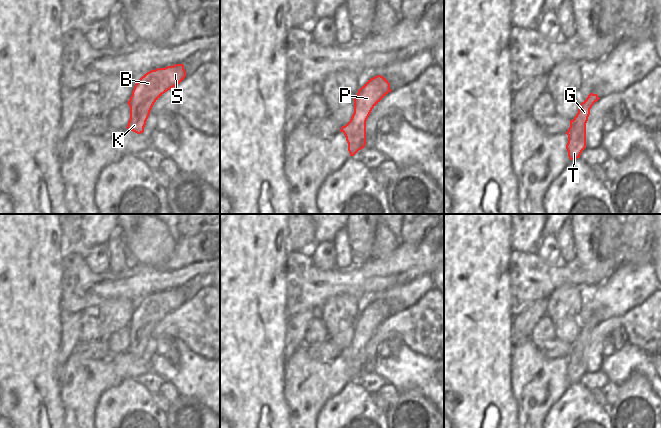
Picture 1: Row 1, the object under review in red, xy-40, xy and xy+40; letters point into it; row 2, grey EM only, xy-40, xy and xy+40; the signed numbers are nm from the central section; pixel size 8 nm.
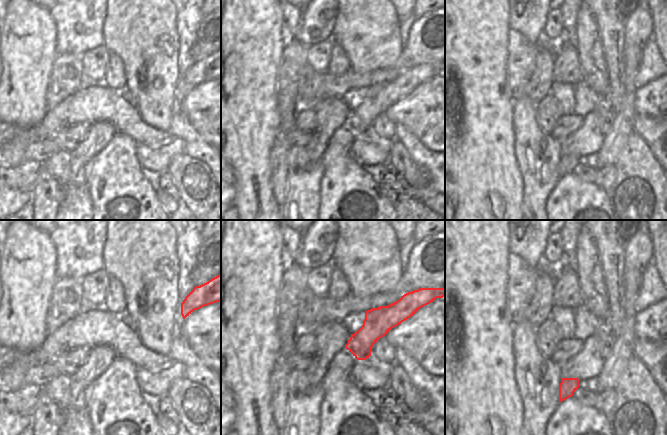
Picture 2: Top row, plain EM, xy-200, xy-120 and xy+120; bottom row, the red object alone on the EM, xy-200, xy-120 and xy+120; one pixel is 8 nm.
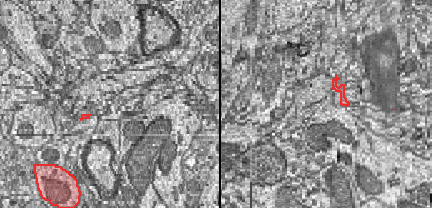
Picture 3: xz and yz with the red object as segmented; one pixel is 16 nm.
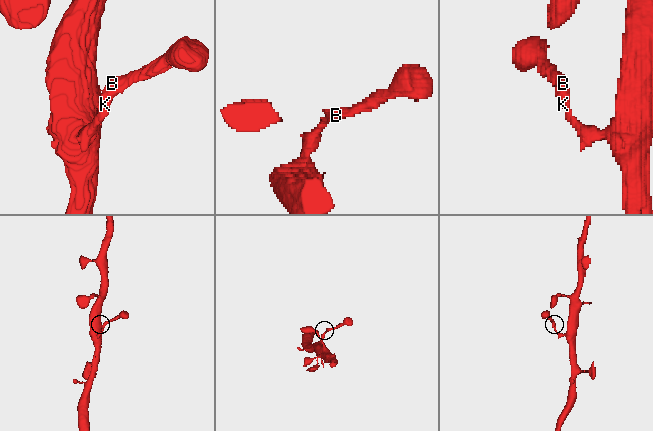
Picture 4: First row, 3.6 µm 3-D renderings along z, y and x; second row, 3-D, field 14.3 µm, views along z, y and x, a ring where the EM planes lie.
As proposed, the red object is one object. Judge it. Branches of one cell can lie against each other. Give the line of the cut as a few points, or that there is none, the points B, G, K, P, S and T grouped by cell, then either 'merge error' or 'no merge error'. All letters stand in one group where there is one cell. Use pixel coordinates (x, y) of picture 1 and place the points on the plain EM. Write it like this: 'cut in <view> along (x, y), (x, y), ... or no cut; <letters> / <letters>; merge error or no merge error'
no cut; B G K P S T; no merge error

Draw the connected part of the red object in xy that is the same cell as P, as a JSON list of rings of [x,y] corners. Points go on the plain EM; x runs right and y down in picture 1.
[[[381,299],[371,302],[358,314],[358,317],[354,323],[354,337],[350,345],[340,353],[340,356],[343,356],[346,361],[350,380],[354,380],[359,374],[365,371],[366,345],[372,333],[391,315],[390,307]]]

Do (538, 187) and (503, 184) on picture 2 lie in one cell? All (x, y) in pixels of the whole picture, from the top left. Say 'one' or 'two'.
two

